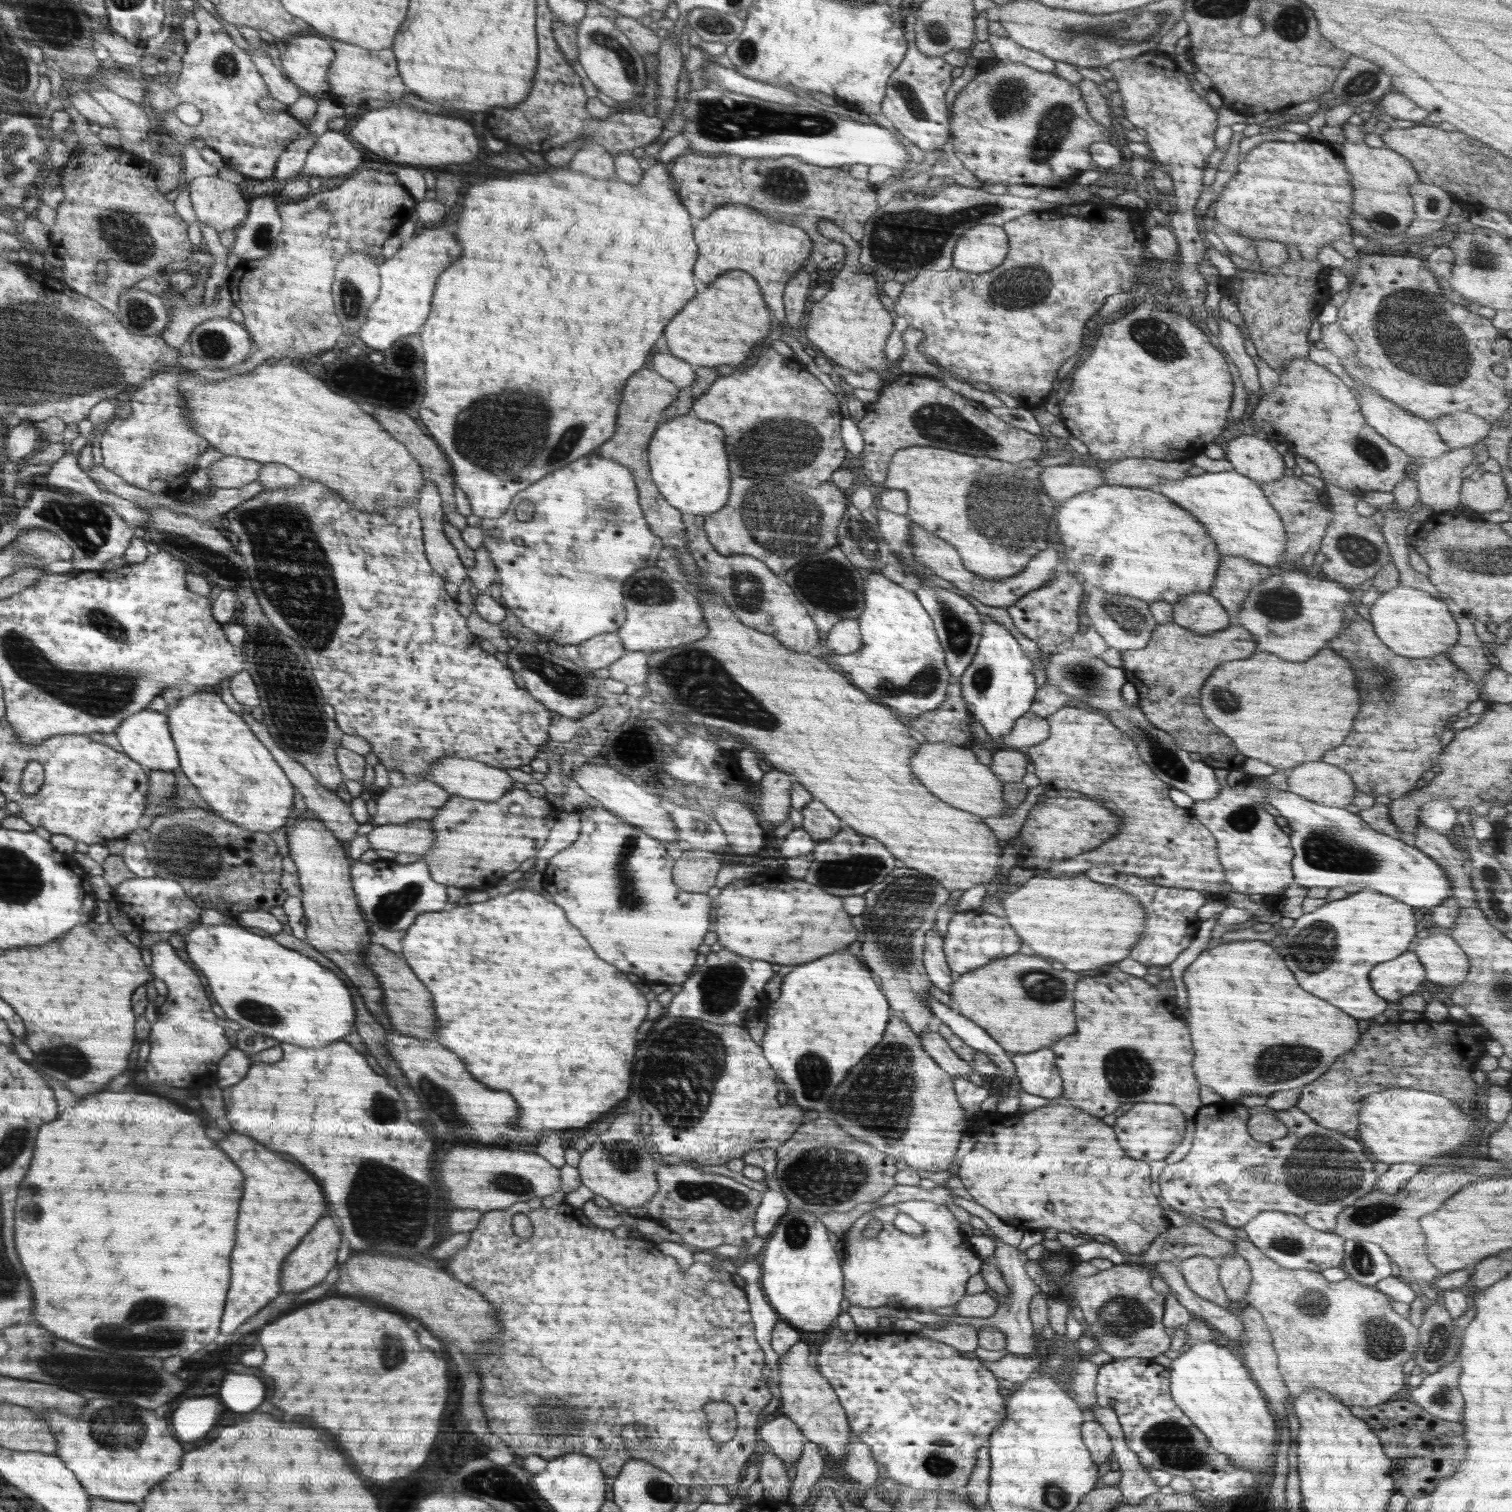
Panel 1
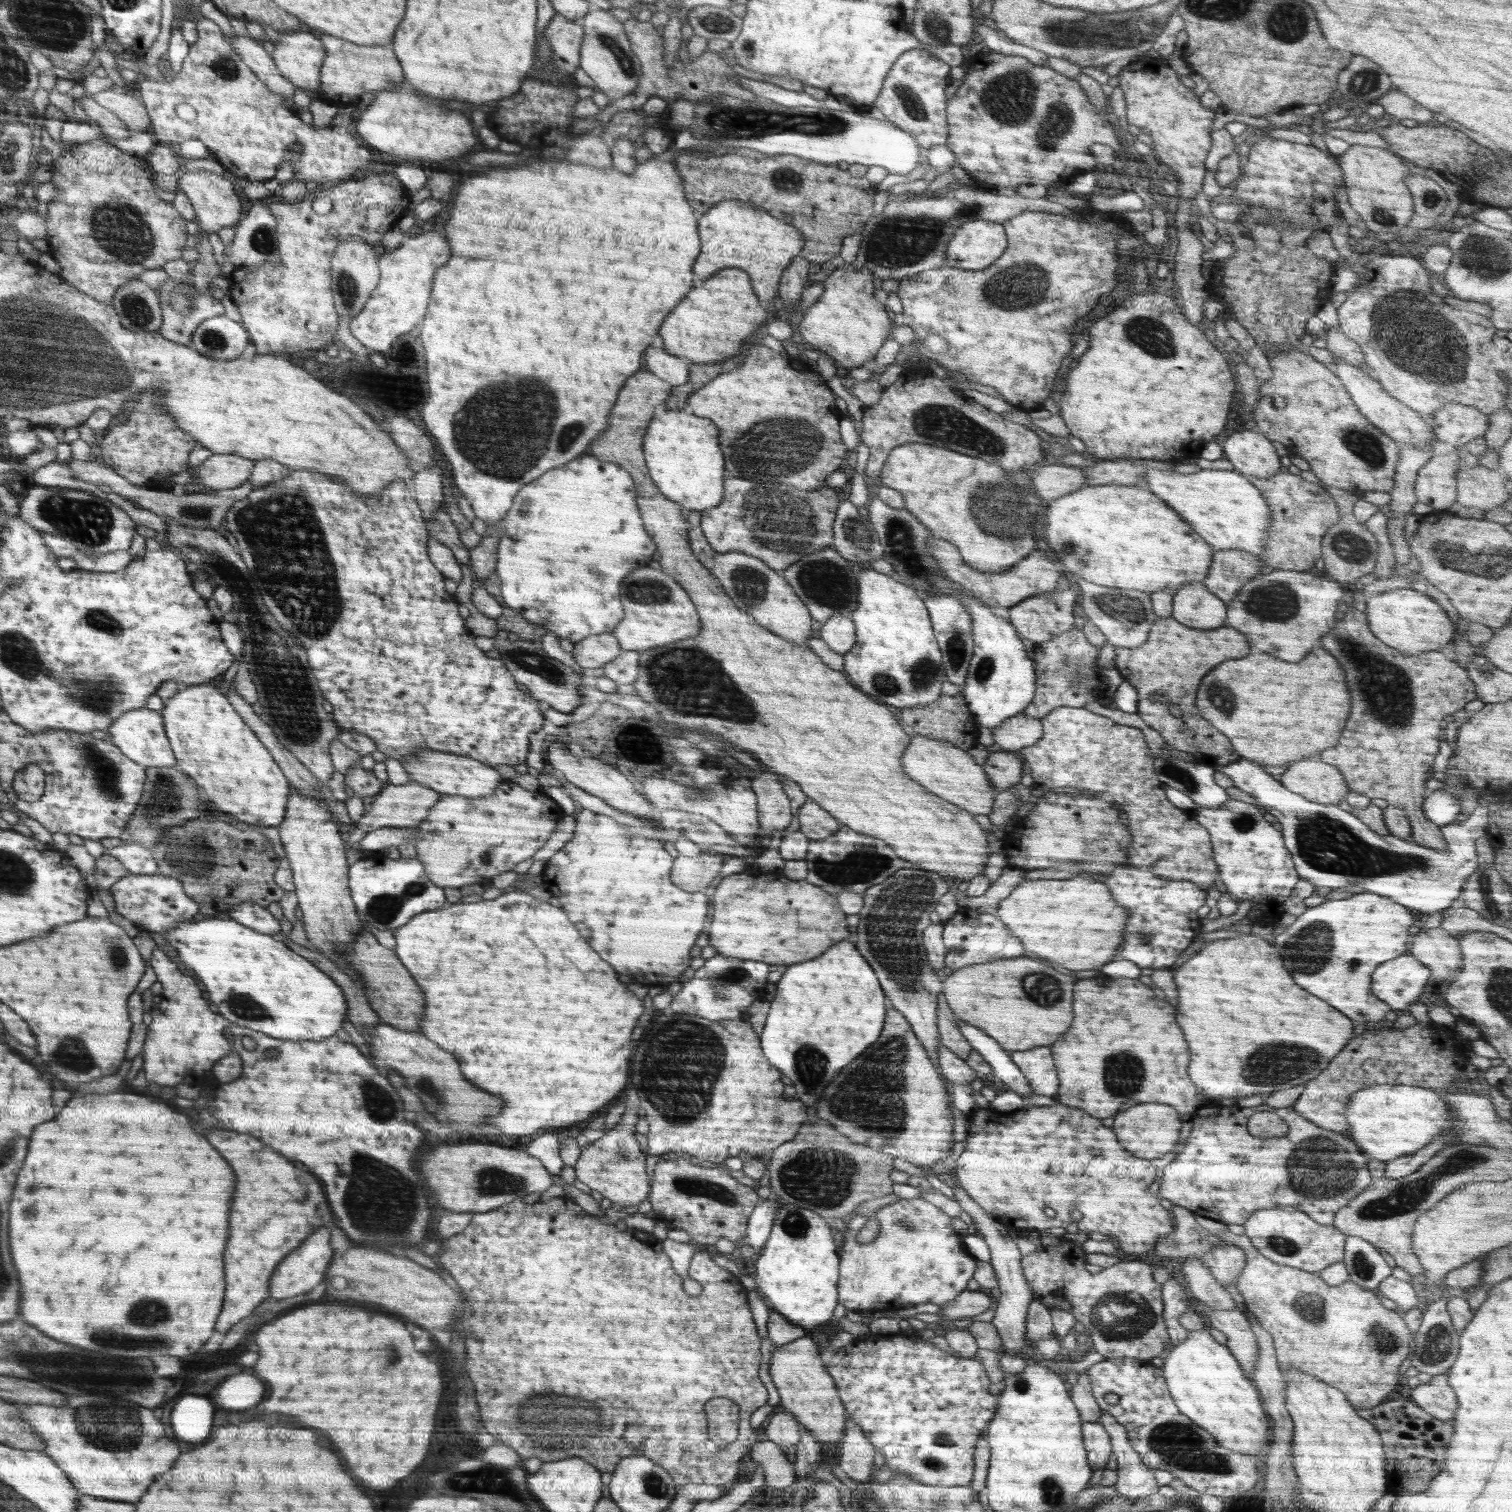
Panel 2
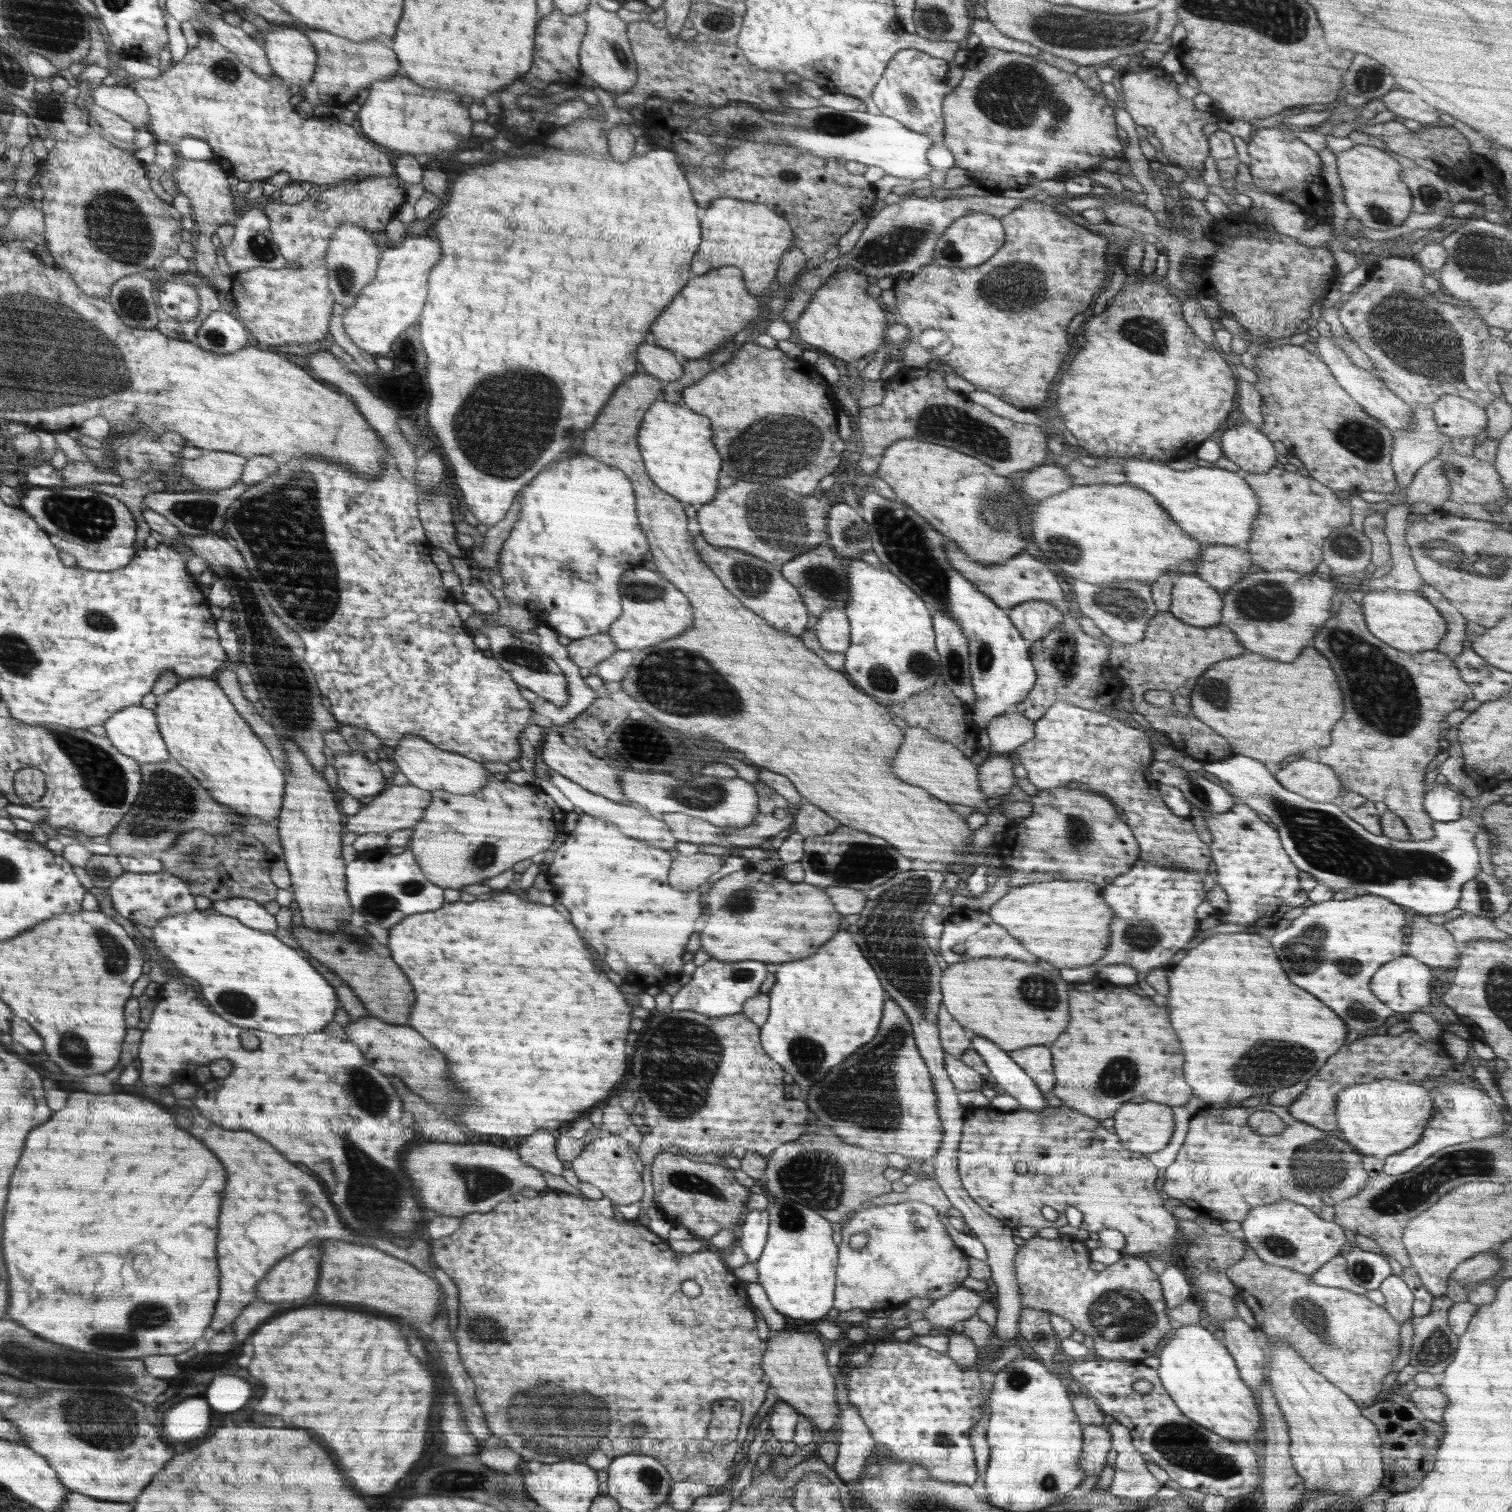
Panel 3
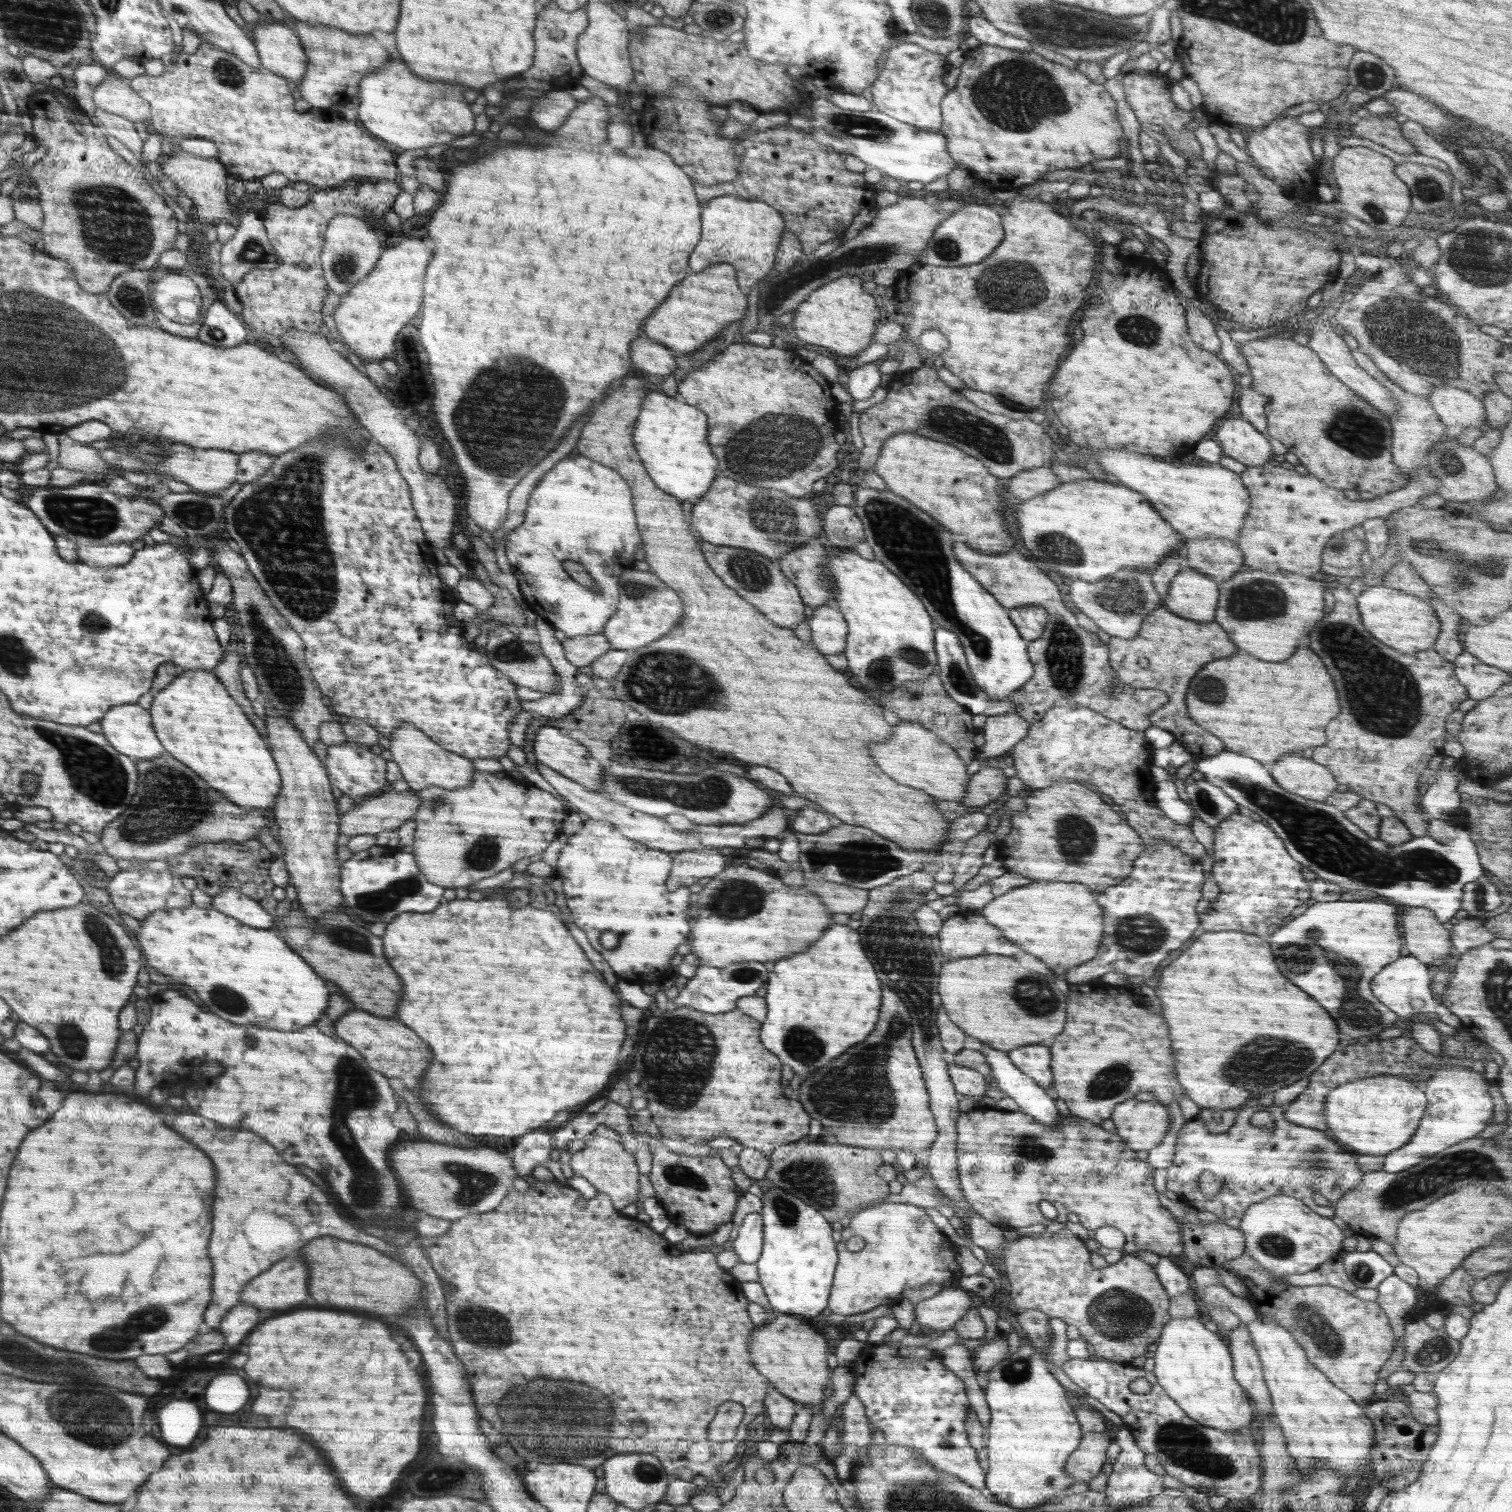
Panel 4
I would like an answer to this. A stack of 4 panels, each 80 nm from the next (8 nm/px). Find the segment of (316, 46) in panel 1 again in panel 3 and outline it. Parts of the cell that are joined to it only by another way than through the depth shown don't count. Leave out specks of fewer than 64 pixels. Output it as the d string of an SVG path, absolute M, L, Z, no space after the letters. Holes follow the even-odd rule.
M273 26L262 44L275 76L306 88L317 70L317 50L308 35L294 28Z

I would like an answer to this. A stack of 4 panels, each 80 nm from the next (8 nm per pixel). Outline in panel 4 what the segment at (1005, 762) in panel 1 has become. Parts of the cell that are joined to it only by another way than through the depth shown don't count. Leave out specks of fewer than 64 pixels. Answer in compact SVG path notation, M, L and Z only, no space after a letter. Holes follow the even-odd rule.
M987 763L968 780L966 795L960 804L967 807L970 814L975 813L992 801L1006 797L1007 787L1007 778L1002 774L1002 767L992 768Z

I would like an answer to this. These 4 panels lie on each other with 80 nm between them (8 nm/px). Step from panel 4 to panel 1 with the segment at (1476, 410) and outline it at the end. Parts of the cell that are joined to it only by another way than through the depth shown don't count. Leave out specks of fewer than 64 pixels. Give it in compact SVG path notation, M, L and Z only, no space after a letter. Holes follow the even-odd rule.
M1471 412L1445 414L1434 423L1441 440L1451 449L1472 447L1483 441L1492 425Z

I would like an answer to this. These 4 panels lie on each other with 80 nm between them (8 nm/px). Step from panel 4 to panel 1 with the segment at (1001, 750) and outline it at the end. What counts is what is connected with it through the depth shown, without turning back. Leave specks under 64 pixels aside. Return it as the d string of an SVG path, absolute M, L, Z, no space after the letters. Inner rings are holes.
M1032 711L1023 714L1013 724L1010 734L1003 736L1001 748L1025 750L1027 747L1044 742L1050 736L1050 725Z

